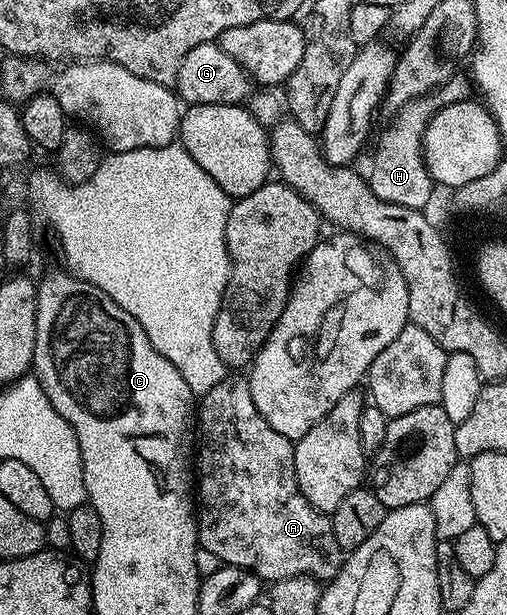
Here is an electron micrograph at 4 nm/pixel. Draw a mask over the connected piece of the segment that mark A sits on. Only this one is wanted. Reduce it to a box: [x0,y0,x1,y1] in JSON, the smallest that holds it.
[195,372,343,584]

